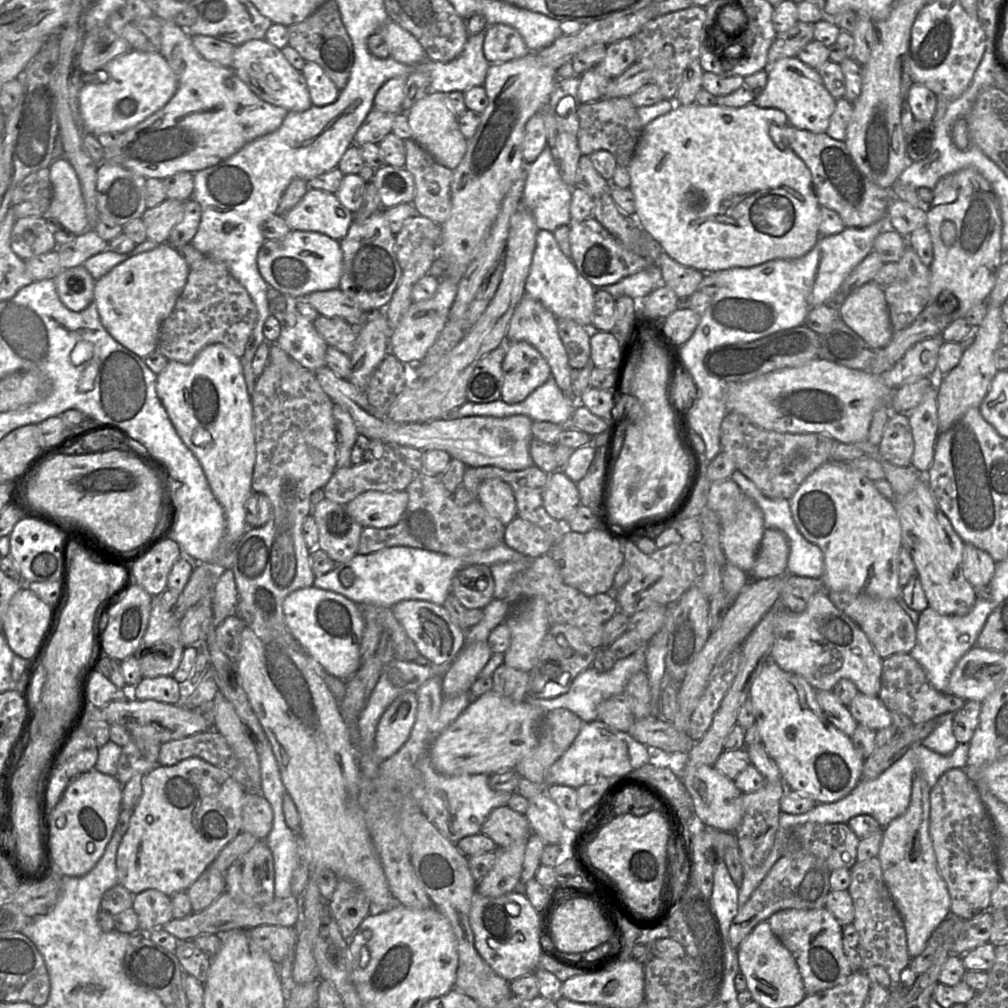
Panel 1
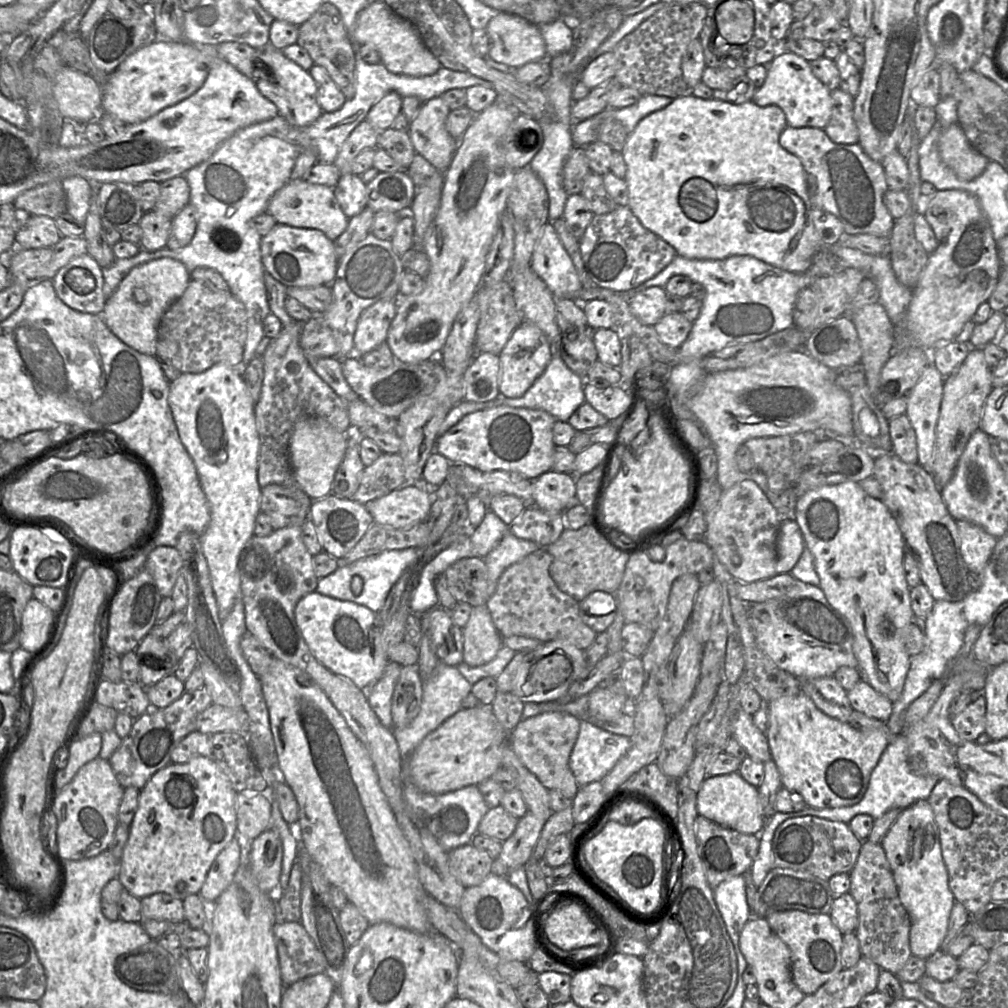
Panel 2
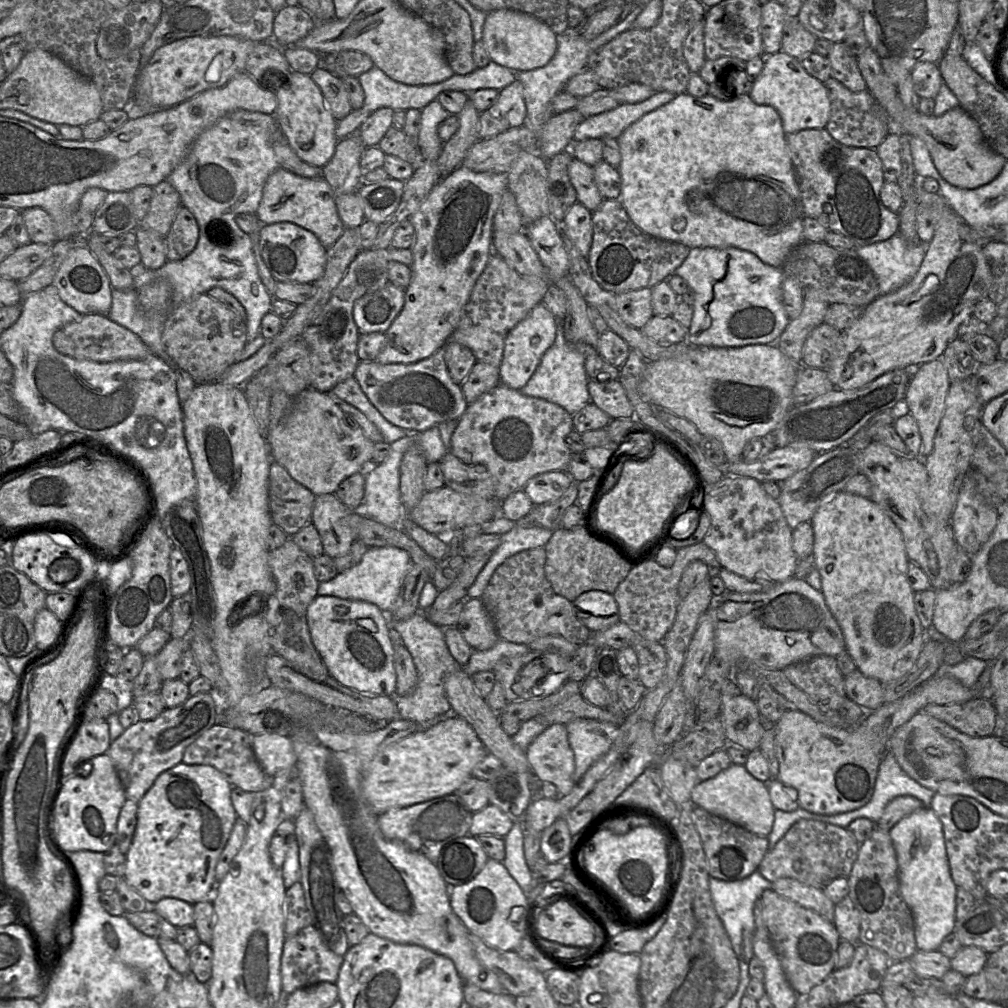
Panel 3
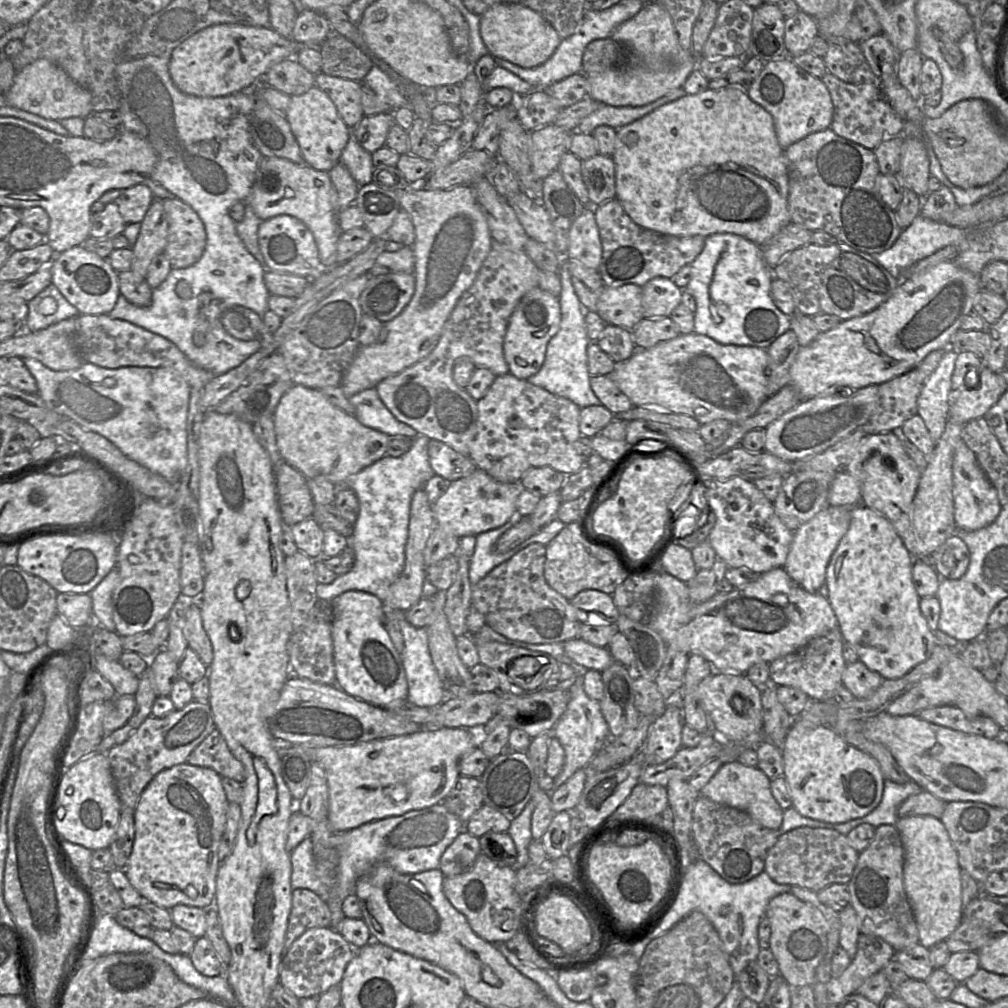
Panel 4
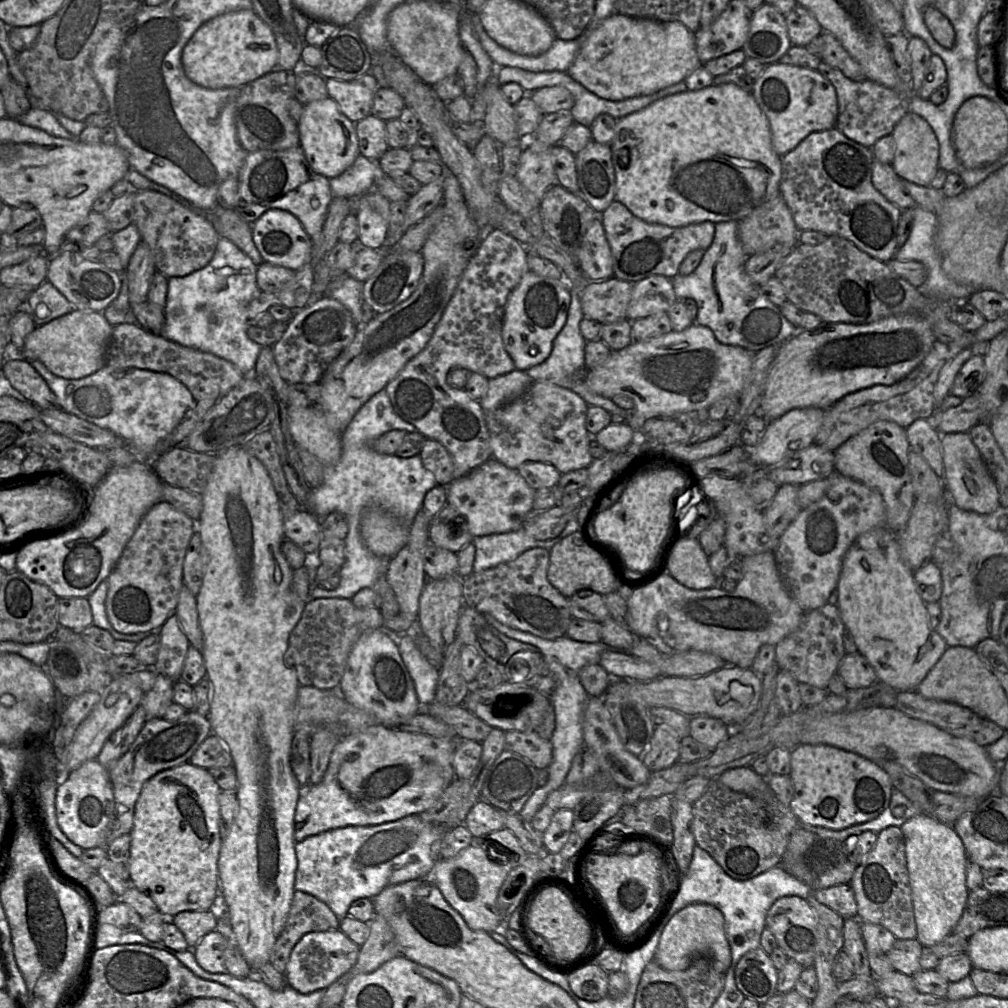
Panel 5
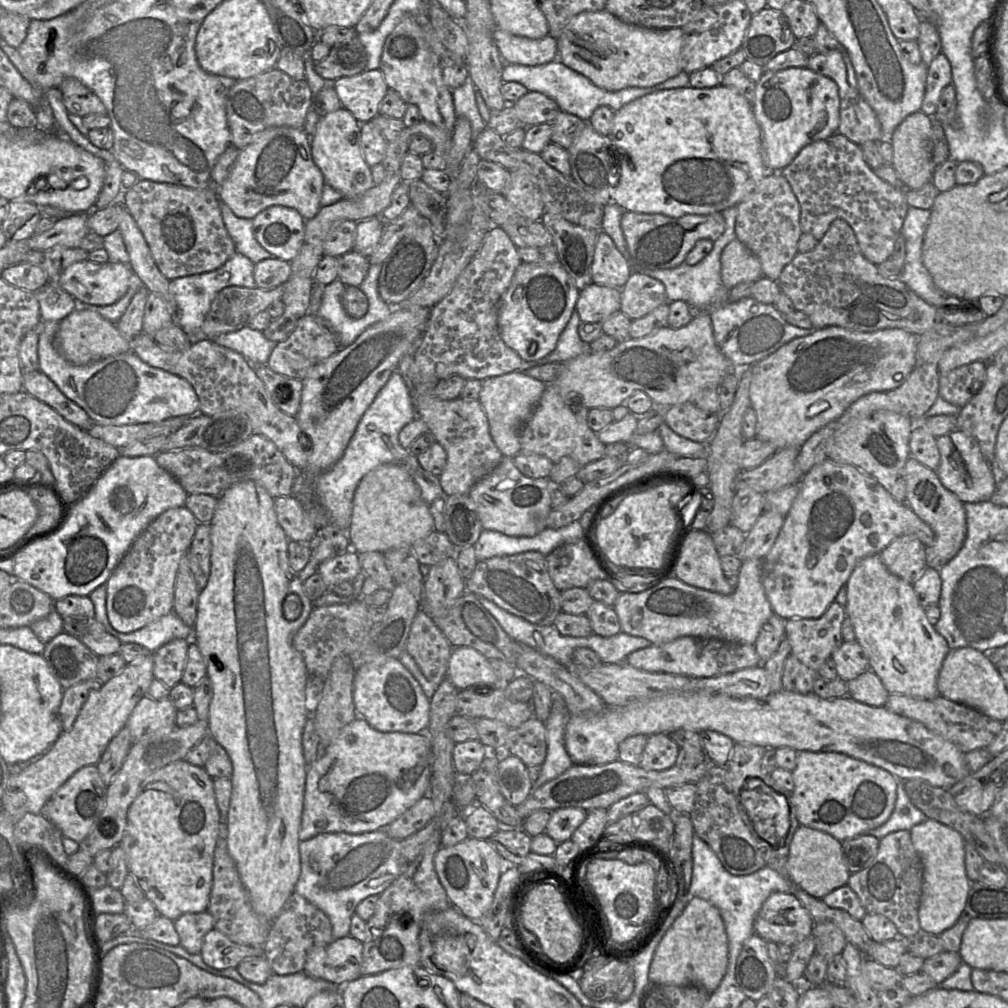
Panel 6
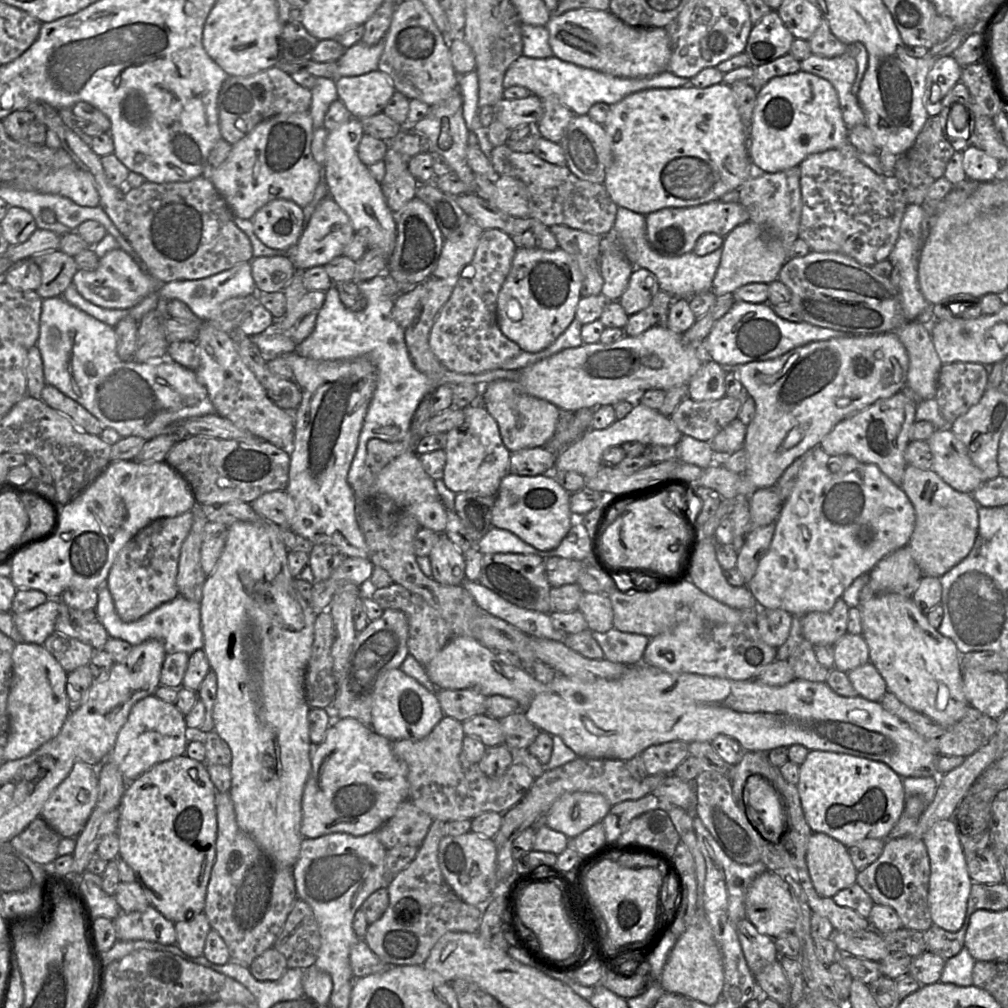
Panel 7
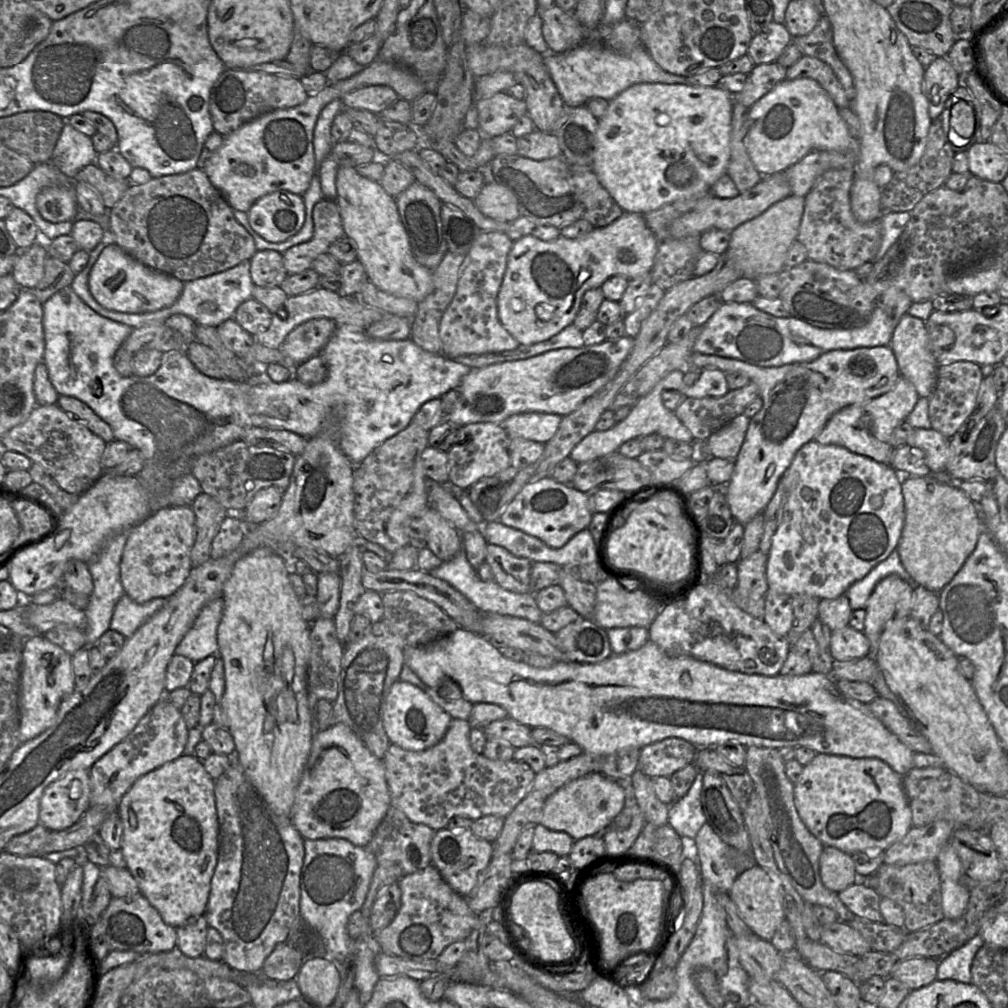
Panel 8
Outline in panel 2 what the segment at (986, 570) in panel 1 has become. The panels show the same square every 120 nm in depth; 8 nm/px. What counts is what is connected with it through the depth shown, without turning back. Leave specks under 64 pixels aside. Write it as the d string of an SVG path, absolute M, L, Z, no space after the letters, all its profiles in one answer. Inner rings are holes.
M965 520L956 521L960 551L969 571L982 573L995 548L997 538L980 526Z

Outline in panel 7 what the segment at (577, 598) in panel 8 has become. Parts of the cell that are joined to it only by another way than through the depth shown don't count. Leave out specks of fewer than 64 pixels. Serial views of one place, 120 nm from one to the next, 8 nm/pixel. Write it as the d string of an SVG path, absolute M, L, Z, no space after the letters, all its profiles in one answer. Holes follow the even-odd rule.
M585 592L578 610L584 615L591 631L605 633L613 627L613 607L609 595Z

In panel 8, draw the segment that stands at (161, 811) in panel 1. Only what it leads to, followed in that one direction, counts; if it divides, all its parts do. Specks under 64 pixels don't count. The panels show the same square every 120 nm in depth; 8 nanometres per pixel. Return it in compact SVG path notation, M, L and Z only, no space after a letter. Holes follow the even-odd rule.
M183 754L146 773L122 796L117 812L123 825L120 851L139 892L174 929L195 922L204 915L218 855L214 780L204 769L202 761L194 755Z

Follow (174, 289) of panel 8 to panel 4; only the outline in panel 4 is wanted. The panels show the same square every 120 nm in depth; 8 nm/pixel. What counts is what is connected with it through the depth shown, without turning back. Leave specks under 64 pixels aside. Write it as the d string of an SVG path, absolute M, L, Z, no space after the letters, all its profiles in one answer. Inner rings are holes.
M75 246L56 254L50 263L52 283L80 314L108 314L114 308L120 295L118 272L111 267L107 259L100 258L82 246Z

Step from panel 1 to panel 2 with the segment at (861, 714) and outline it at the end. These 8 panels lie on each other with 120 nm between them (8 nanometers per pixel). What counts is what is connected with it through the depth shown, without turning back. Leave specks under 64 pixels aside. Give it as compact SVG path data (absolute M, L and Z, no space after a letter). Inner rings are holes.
M862 679L847 692L847 697L853 710L870 718L885 723L892 714L893 703Z

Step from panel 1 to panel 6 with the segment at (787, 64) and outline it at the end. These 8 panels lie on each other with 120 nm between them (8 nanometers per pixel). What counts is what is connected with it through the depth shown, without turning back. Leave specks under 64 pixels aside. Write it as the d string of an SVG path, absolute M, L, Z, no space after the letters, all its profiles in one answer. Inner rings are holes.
M807 67L765 72L755 85L753 111L761 129L764 163L769 172L780 172L803 147L838 132L838 86L832 79Z

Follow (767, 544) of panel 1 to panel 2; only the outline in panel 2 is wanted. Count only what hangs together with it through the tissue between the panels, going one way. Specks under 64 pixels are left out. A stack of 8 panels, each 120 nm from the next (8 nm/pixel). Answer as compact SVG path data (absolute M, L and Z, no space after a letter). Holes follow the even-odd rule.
M783 517L776 541L777 574L790 573L805 546L805 540L797 522L793 517Z

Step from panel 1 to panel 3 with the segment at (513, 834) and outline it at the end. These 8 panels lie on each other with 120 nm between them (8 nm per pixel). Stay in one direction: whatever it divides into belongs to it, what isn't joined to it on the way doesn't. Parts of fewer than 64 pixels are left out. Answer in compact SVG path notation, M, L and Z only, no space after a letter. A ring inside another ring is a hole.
M489 804L474 813L470 835L474 837L494 835L505 838L512 829L515 820L499 807Z

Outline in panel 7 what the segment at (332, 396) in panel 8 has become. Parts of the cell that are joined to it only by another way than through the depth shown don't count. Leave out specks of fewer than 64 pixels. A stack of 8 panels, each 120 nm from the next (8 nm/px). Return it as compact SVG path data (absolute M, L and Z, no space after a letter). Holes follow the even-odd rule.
M384 272L372 279L358 283L358 288L367 299L367 306L361 311L348 309L342 303L339 292L334 285L326 290L325 301L318 310L313 332L298 345L291 338L289 332L276 332L276 330L270 329L250 336L266 361L284 353L297 351L303 357L316 360L366 356L374 364L377 371L376 389L364 418L357 448L347 476L347 481L352 488L366 472L365 460L369 440L372 438L388 442L402 440L410 429L412 417L419 403L437 387L446 383L452 385L475 384L482 387L497 380L516 381L522 373L522 369L495 369L480 374L463 374L446 369L437 381L430 381L426 374L414 366L405 342L405 329L391 315L396 297L405 291L403 287L396 283L387 272Z

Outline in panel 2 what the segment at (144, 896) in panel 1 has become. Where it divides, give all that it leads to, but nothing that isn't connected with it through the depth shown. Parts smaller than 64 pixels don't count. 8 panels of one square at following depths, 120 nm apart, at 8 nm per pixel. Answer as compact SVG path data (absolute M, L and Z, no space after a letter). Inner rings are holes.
M155 893L141 899L143 919L182 922L185 920L183 901L167 893Z

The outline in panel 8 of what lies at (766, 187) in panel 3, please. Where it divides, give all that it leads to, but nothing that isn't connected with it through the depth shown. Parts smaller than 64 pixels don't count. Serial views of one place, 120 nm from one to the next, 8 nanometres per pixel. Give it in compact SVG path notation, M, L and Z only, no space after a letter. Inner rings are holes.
M641 83L634 85L610 101L604 116L598 119L592 170L603 188L606 189L614 201L626 213L646 215L678 200L699 199L711 193L713 184L721 176L727 174L730 159L733 103L733 96L720 87L692 87L683 84L663 83Z

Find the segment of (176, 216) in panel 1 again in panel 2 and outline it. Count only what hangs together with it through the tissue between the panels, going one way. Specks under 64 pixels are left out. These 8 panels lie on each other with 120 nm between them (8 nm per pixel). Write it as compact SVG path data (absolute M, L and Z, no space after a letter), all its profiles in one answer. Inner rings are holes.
M154 210L145 212L138 223L142 230L140 248L148 252L154 252L166 247L171 223L171 218Z

